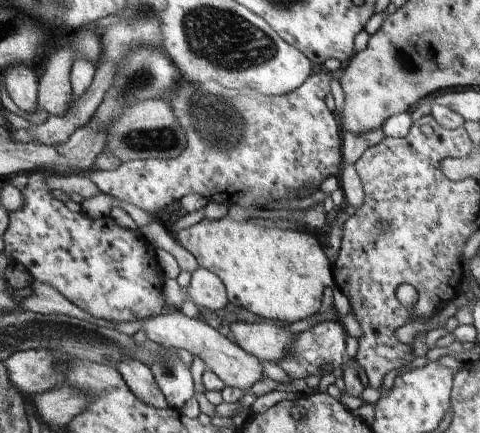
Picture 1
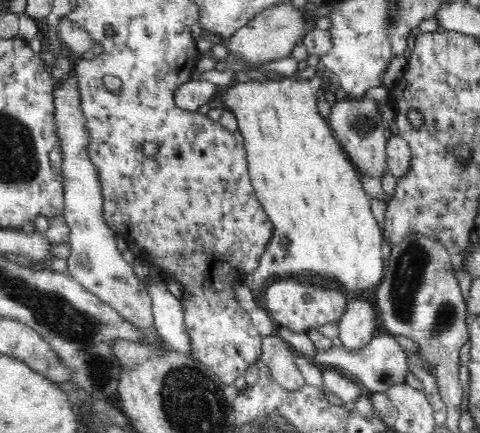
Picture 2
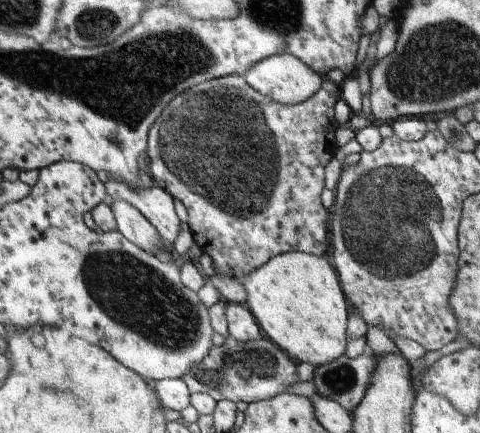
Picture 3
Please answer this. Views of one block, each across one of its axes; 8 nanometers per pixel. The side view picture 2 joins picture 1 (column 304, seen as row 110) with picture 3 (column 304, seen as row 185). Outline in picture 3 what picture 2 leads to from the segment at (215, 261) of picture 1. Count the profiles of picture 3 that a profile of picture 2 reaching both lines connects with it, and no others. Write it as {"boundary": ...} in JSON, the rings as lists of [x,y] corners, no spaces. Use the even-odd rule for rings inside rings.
{"boundary":[[[305,252],[277,254],[261,268],[243,276],[239,284],[245,290],[243,306],[251,312],[251,316],[259,324],[261,334],[273,344],[277,344],[281,350],[285,350],[293,362],[323,366],[337,360],[345,352],[345,330],[347,330],[349,308],[341,292],[335,268],[329,266],[321,256],[313,256]]]}

